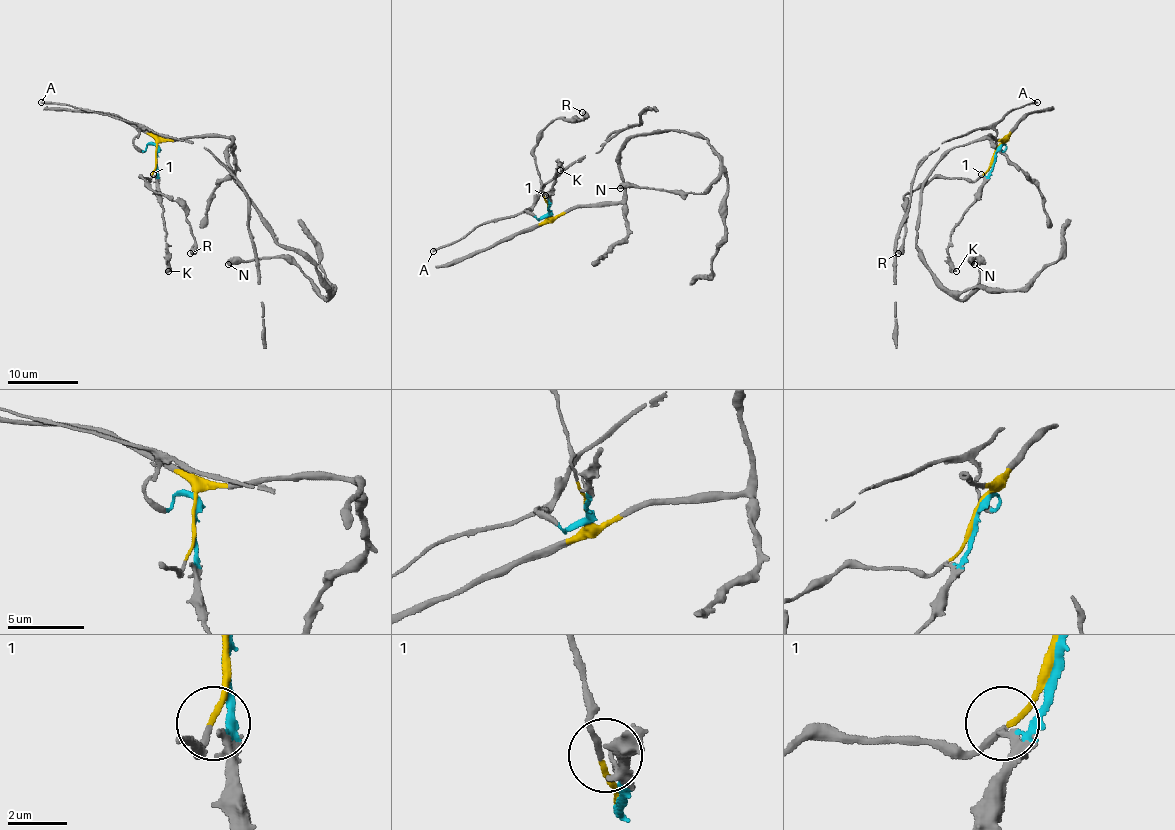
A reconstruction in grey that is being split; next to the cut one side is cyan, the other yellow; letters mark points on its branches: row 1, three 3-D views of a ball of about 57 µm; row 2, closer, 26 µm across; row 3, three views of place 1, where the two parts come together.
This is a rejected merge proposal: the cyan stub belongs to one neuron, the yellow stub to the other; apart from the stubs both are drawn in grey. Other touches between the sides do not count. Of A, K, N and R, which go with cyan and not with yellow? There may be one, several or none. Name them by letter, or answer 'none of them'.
A, K

